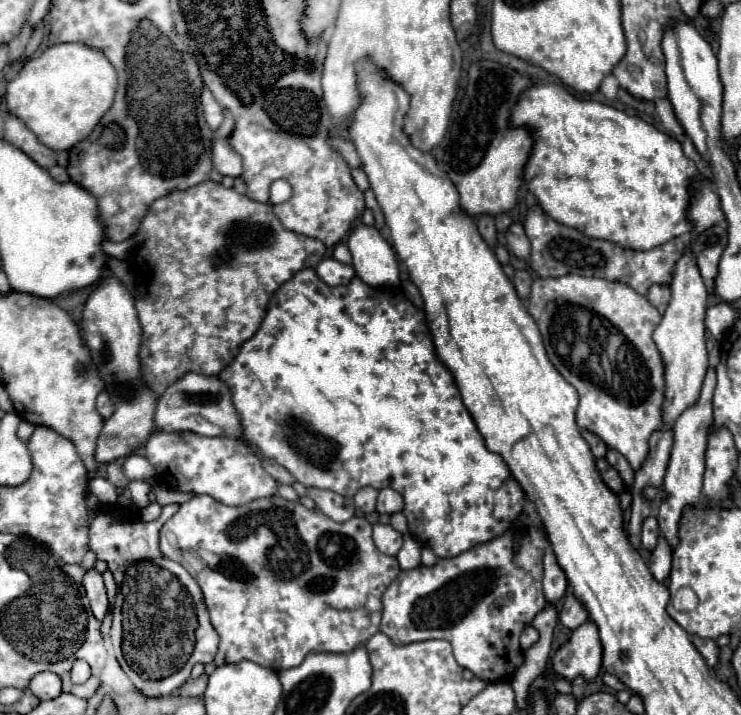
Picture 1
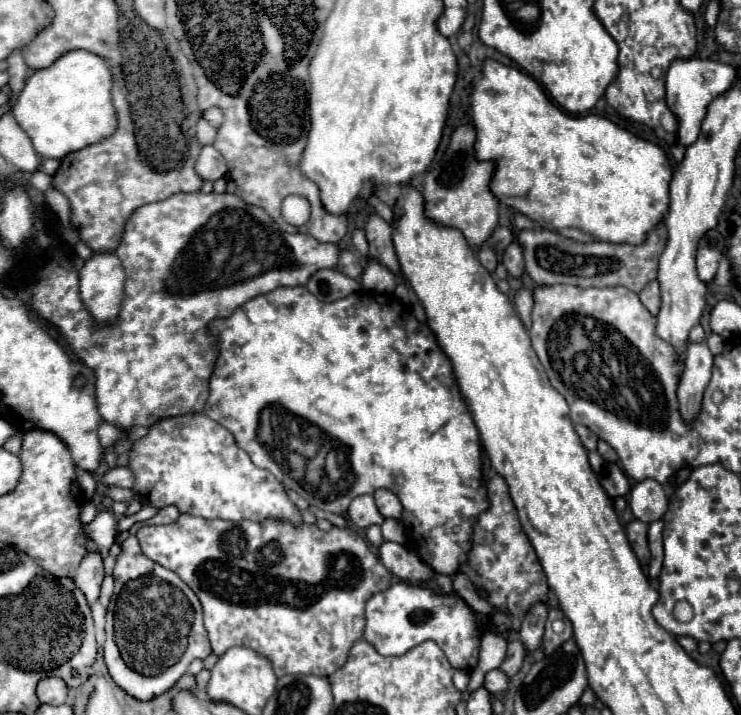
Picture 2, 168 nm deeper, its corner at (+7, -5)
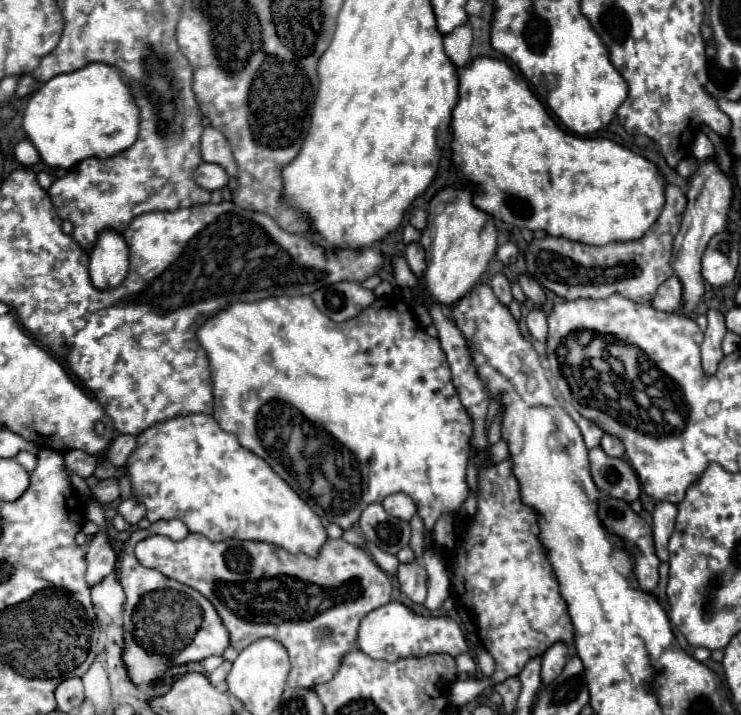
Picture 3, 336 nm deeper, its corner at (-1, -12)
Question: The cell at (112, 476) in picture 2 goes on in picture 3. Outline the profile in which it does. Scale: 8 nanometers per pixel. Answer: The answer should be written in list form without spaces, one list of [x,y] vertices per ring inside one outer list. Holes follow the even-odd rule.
[[[114,478],[102,480],[102,482],[100,482],[100,484],[94,488],[92,496],[94,496],[94,498],[100,502],[100,504],[110,504],[110,502],[118,500],[118,498],[120,498],[118,480],[114,480]]]

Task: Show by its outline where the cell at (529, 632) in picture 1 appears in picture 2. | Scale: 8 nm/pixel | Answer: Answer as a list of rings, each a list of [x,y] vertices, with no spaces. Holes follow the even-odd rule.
[[[510,641],[510,643],[508,643],[506,659],[502,661],[500,671],[502,671],[502,673],[506,673],[506,677],[508,677],[508,679],[512,679],[512,677],[520,671],[524,657],[526,657],[526,651],[522,649],[522,643],[520,643],[520,641]]]

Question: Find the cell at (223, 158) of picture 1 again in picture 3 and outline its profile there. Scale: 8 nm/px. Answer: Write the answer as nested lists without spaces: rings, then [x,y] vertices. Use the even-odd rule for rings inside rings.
[[[204,162],[200,168],[196,168],[194,178],[206,190],[220,190],[228,184],[226,170],[220,164],[210,164],[210,162]]]

